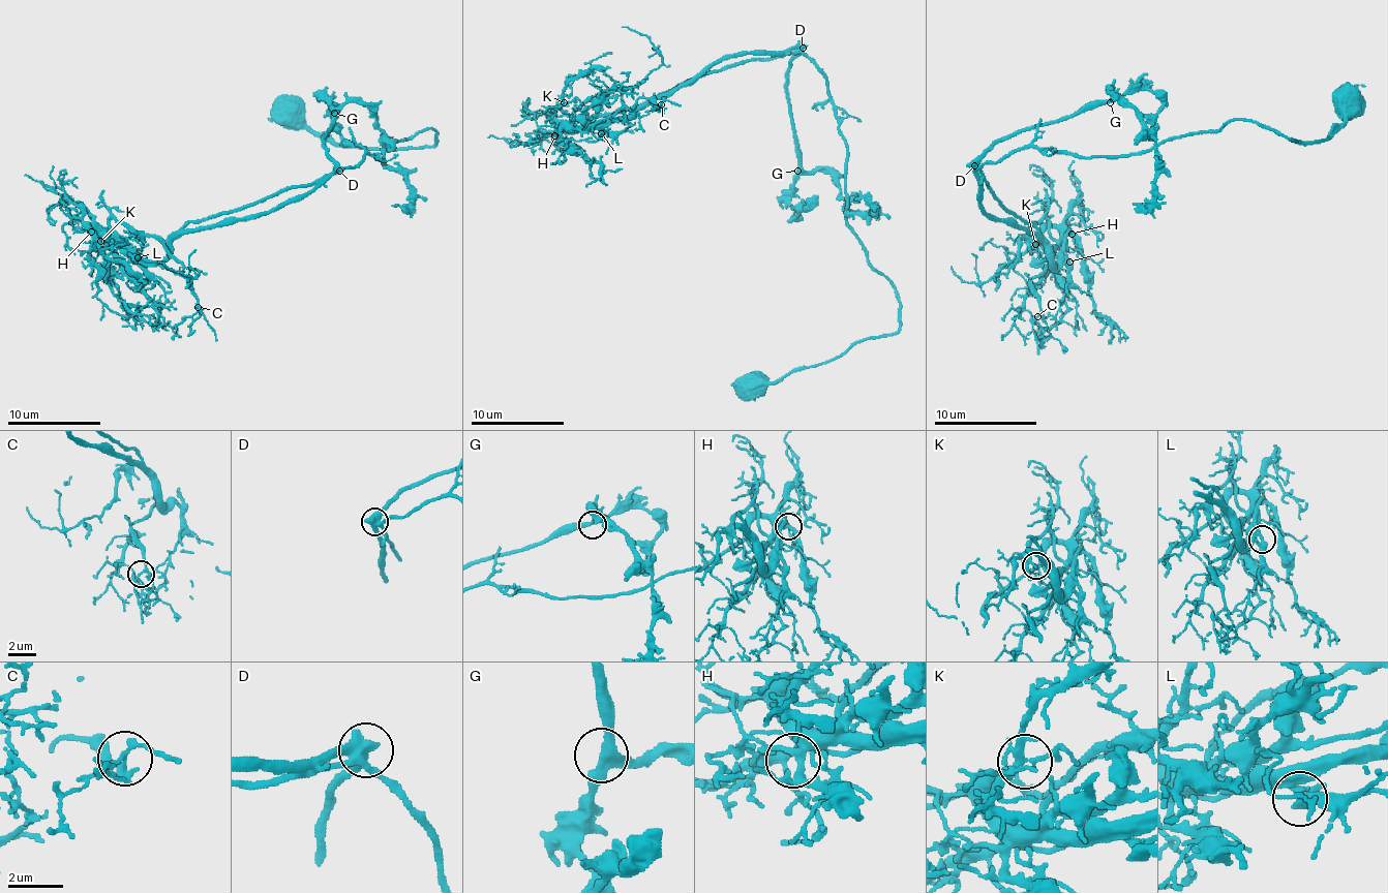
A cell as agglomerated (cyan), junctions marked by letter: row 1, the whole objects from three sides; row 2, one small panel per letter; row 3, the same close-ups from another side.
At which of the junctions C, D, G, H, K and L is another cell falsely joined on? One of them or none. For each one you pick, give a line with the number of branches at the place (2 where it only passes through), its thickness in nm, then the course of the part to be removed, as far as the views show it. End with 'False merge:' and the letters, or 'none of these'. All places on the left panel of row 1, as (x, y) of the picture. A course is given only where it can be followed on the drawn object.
False merge: none of these

